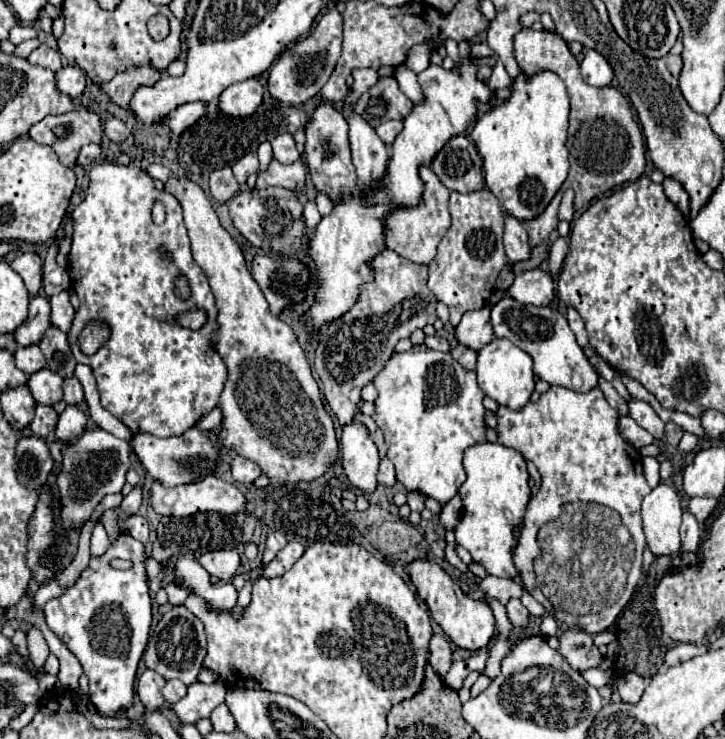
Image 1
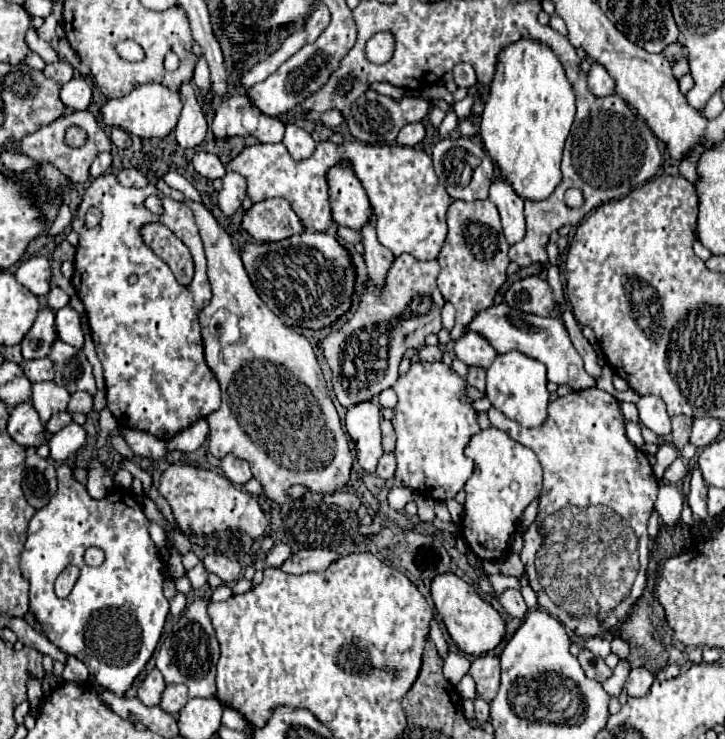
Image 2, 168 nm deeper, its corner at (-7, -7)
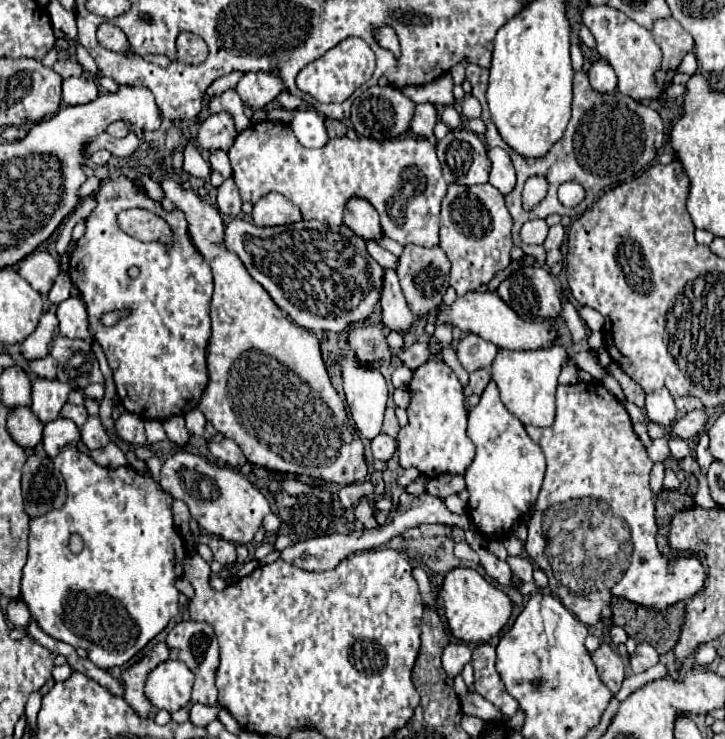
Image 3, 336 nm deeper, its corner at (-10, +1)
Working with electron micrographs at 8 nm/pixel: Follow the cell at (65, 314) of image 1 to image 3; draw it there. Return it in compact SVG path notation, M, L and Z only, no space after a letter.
M69 296L57 306L57 318L59 318L59 334L81 338L91 344L93 336L87 328L87 310L81 300L81 296Z

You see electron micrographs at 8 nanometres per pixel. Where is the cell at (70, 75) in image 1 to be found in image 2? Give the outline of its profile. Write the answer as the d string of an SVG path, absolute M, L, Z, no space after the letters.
M76 76L68 84L62 86L60 90L60 100L66 104L70 110L86 110L92 102L92 88L86 82L86 78Z

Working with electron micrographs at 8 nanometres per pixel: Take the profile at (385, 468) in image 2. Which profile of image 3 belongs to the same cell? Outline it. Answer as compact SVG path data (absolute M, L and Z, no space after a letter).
M379 434L379 436L375 436L375 440L371 440L371 450L373 450L373 456L377 460L387 462L397 450L397 440L387 436L387 434Z

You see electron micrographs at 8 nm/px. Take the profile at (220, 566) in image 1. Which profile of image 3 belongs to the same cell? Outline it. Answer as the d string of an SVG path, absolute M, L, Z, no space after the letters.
M207 536L205 542L211 546L217 562L221 562L221 564L231 564L231 562L235 562L237 552L235 552L235 544L233 544L233 542L227 542L227 540L223 540L223 538L213 538L213 536Z

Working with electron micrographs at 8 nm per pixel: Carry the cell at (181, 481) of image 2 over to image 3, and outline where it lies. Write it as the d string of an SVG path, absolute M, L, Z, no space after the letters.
M177 452L167 458L161 468L159 482L163 490L189 506L191 516L197 520L201 530L235 544L251 542L263 518L271 512L267 498L245 476L231 468L209 464L201 456L189 452Z

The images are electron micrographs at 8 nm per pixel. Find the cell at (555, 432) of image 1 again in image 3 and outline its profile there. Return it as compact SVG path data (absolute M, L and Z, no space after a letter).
M579 382L579 384L569 384L569 386L557 386L557 418L555 418L555 424L549 426L549 428L535 428L535 426L527 426L527 434L531 436L533 442L539 444L539 448L543 450L545 454L545 460L547 460L547 472L545 472L545 480L543 480L543 486L541 486L541 492L537 496L537 502L533 506L533 518L531 518L531 524L529 524L529 536L525 540L525 550L527 554L531 556L531 560L541 568L545 570L547 578L549 578L549 588L551 592L563 602L565 608L569 608L583 624L591 626L591 624L597 624L601 620L601 610L603 606L609 604L611 596L621 596L629 602L635 602L635 604L641 604L645 606L647 610L665 610L667 606L671 604L677 604L685 598L691 598L695 596L701 588L703 588L703 582L705 582L705 568L699 560L699 556L695 554L673 554L673 560L669 556L663 556L657 548L657 524L655 524L655 500L653 500L653 492L649 488L649 472L651 472L651 466L653 462L649 460L647 456L647 448L643 446L643 442L637 438L637 434L633 432L633 426L631 426L631 418L625 410L625 406L601 384L601 382Z

